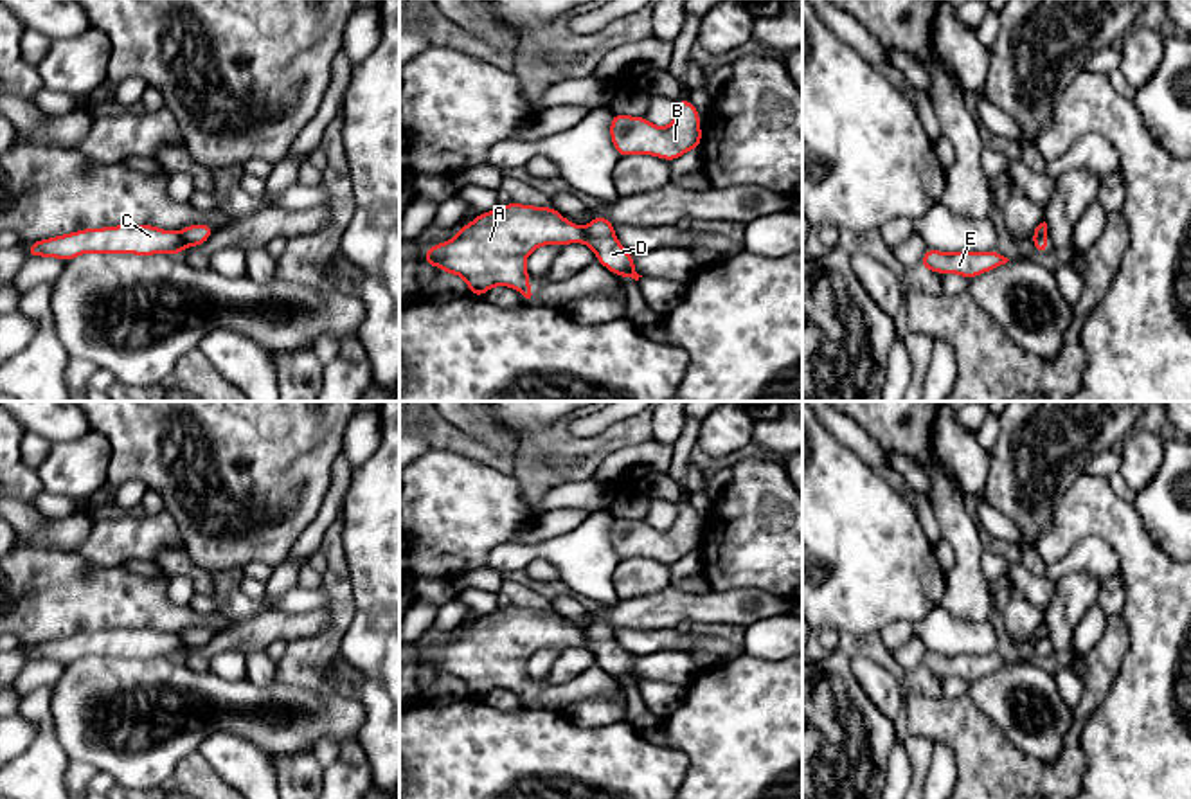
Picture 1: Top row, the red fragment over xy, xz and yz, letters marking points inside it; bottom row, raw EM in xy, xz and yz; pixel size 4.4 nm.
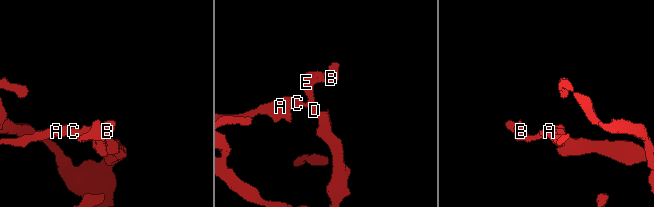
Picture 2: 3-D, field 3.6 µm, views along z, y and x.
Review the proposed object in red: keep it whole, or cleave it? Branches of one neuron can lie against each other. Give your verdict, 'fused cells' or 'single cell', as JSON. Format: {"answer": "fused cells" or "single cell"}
{"answer": "fused cells"}

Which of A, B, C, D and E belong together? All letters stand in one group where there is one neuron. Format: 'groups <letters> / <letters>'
groups A C / B D E

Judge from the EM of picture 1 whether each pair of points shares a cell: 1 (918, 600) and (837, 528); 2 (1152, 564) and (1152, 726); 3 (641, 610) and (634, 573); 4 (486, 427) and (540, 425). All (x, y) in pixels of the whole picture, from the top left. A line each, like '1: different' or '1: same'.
1: same
2: same
3: different
4: different

